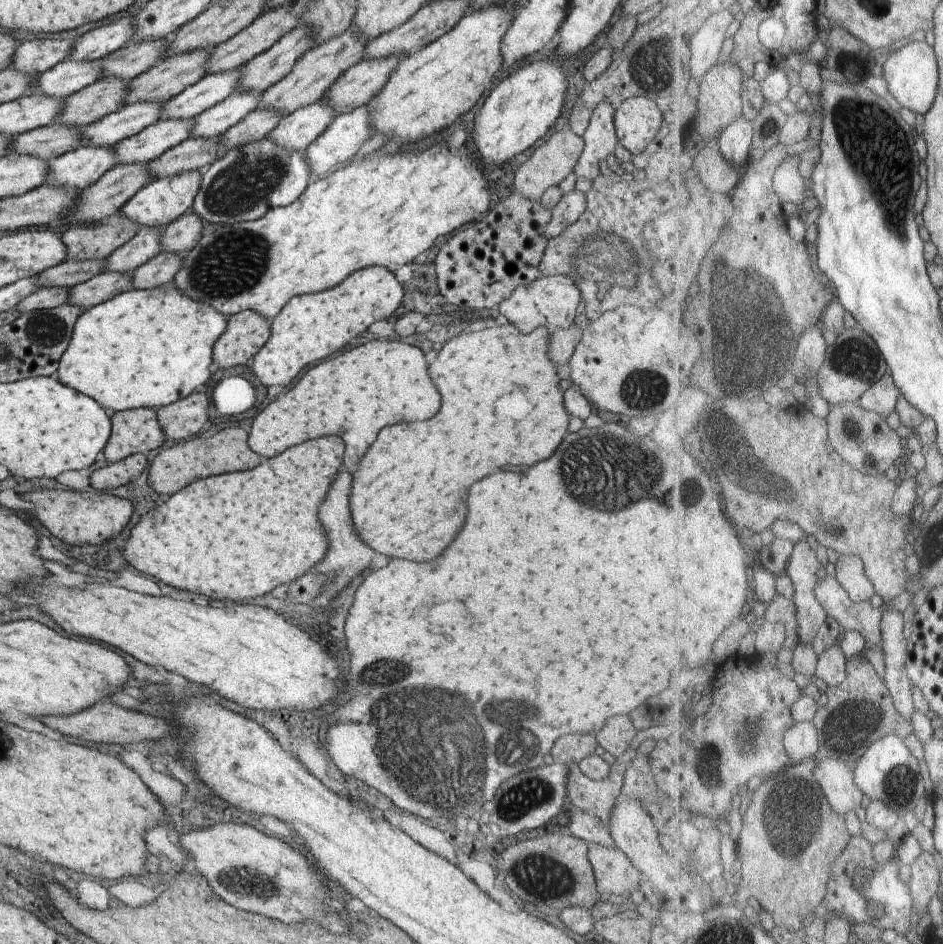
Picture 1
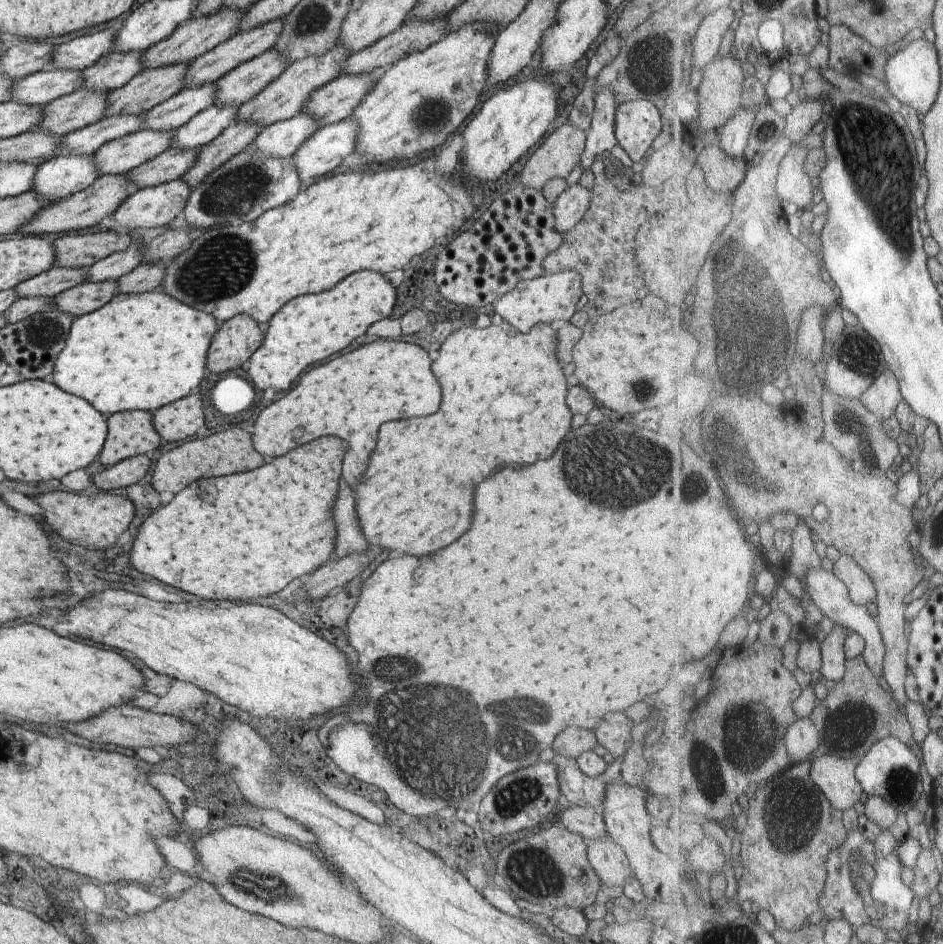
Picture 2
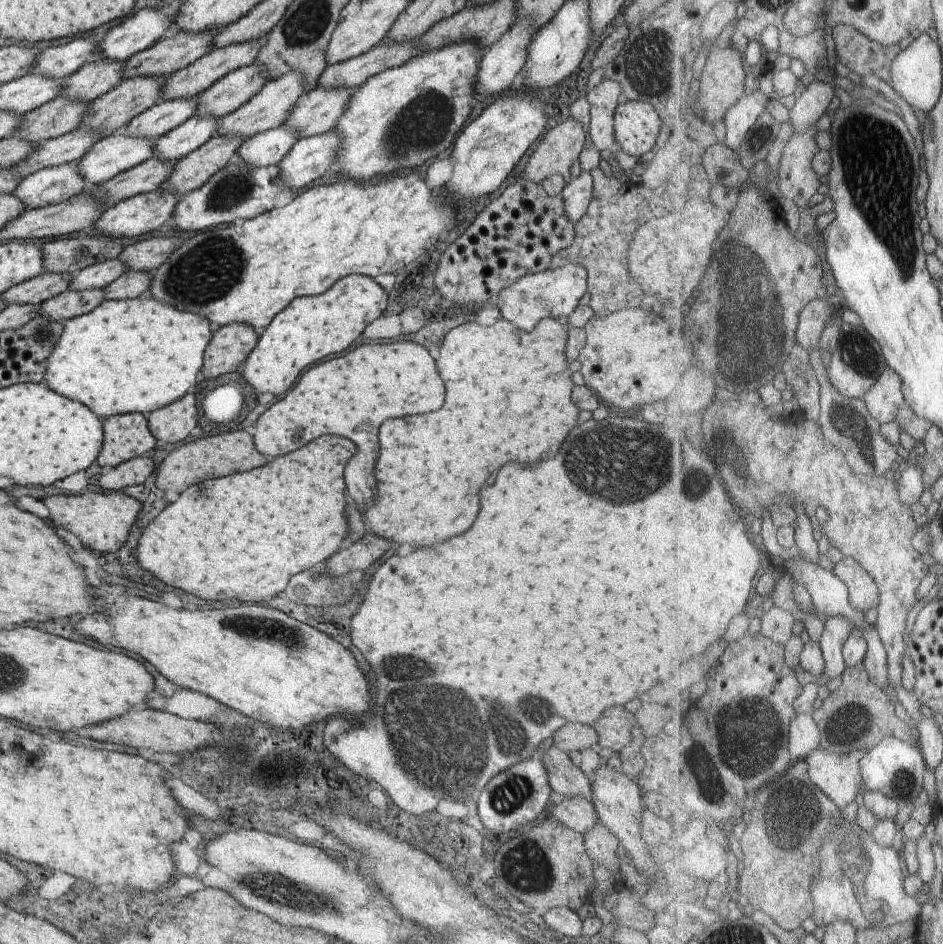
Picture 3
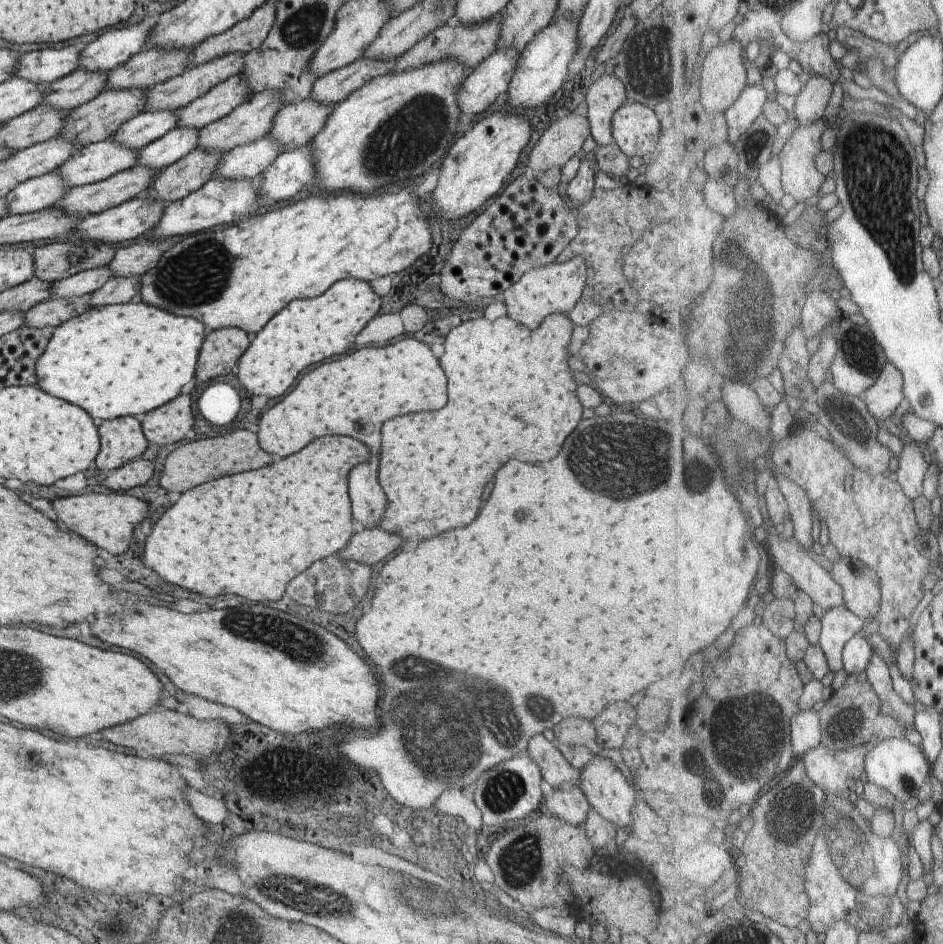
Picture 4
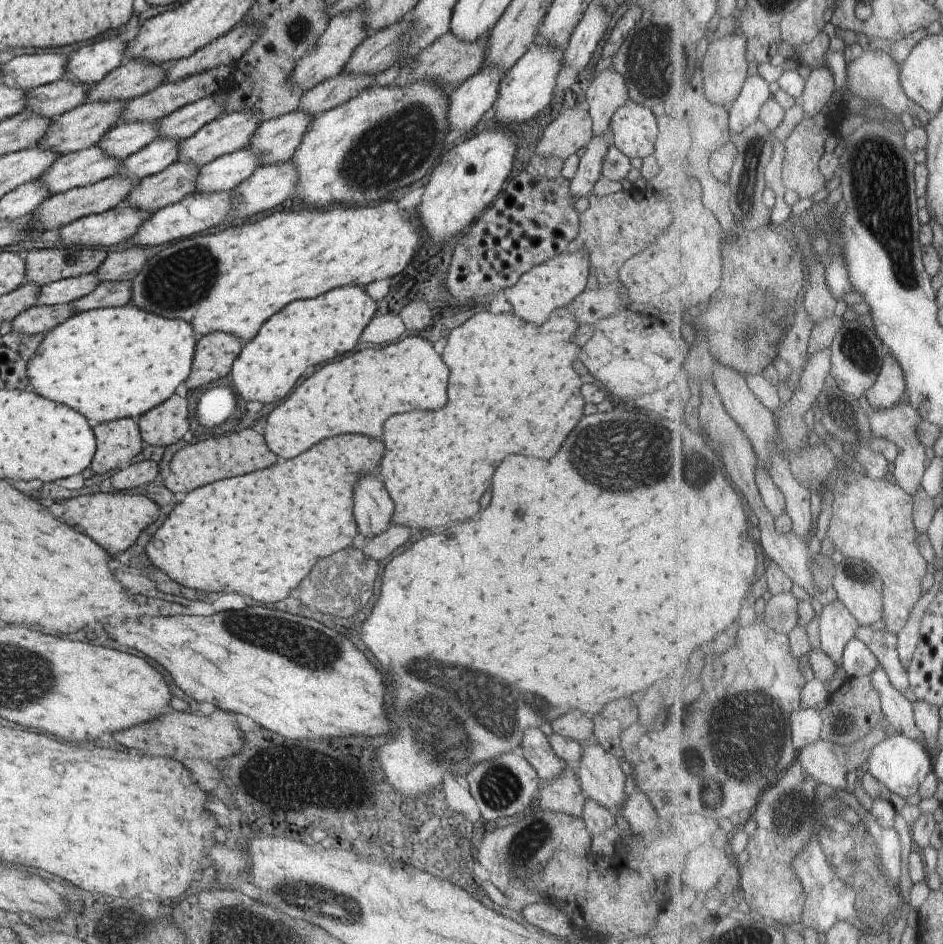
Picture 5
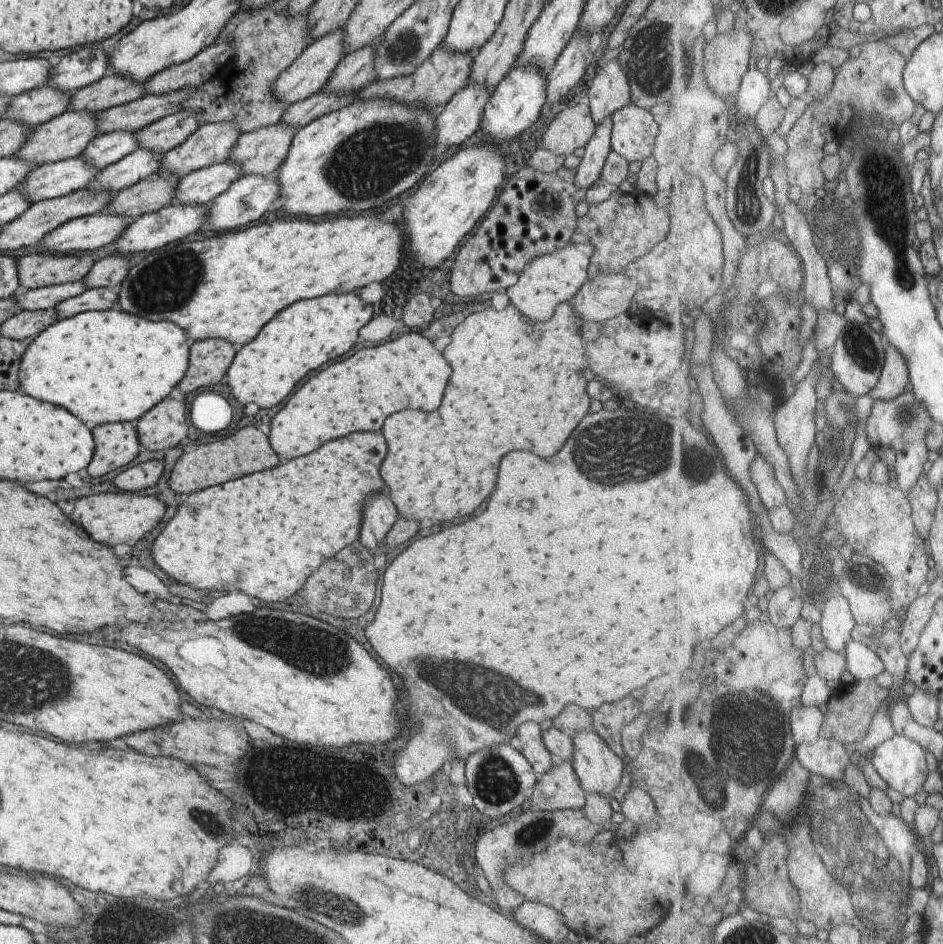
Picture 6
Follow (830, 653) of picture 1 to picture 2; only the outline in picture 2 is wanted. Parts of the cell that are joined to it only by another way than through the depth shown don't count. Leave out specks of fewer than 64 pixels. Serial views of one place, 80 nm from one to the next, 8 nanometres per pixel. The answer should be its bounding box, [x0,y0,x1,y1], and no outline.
[821,623,850,682]

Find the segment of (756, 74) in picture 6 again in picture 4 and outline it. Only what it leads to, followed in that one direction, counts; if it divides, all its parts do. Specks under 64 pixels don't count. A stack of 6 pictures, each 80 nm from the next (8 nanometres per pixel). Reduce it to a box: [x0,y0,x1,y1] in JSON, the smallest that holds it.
[724,82,772,143]

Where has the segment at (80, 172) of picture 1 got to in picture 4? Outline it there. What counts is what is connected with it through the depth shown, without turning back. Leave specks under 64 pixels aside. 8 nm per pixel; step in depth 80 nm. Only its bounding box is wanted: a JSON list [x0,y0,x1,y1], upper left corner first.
[4,172,68,215]

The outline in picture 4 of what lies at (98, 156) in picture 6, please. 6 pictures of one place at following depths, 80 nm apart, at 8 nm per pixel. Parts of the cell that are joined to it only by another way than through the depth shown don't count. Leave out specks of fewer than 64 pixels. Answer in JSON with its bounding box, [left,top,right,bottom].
[110,111,178,150]

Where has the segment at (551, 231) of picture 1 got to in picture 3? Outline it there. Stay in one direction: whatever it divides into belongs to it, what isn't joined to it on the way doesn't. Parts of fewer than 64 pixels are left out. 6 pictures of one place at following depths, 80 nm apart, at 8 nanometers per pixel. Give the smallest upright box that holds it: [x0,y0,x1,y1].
[560,171,592,222]

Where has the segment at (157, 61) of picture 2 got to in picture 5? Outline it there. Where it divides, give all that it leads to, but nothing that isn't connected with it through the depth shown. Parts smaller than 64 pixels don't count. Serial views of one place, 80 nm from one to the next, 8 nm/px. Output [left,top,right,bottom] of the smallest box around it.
[83,60,173,103]

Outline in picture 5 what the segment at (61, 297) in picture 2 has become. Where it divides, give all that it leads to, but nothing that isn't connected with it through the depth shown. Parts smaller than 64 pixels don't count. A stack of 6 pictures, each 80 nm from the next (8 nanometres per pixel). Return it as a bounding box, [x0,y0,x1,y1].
[10,304,75,335]

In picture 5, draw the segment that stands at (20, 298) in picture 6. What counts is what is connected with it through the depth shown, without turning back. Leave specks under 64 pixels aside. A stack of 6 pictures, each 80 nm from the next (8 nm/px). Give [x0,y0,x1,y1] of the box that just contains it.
[34,272,99,306]

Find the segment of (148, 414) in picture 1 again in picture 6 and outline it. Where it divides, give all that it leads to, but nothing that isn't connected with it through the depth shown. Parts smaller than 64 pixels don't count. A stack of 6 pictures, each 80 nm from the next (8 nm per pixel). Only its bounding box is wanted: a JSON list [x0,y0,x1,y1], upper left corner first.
[86,422,139,478]

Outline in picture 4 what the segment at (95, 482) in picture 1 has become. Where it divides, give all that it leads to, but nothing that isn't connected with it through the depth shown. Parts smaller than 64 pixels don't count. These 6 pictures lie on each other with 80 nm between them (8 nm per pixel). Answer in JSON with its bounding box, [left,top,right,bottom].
[103,458,152,493]

